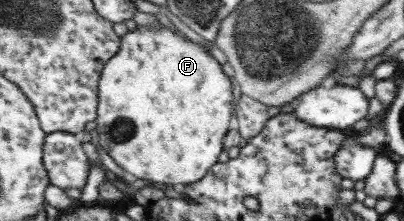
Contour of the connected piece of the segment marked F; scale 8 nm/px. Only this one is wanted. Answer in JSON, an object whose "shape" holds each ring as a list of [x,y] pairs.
{"shape":[[[161,25],[160,27],[139,27],[134,31],[128,31],[122,36],[122,48],[113,57],[110,58],[103,69],[102,77],[100,78],[99,89],[100,103],[98,106],[98,120],[96,121],[97,131],[95,136],[99,145],[107,150],[113,156],[113,160],[117,164],[121,164],[127,172],[135,174],[137,178],[145,178],[145,180],[153,180],[153,182],[163,182],[163,184],[174,185],[178,188],[184,185],[190,185],[199,182],[203,177],[210,173],[219,162],[219,156],[223,152],[224,141],[226,140],[227,133],[235,126],[233,118],[233,84],[231,84],[231,77],[223,72],[223,65],[217,62],[217,58],[211,54],[210,51],[205,50],[202,44],[191,42],[183,33],[179,34]]]}

